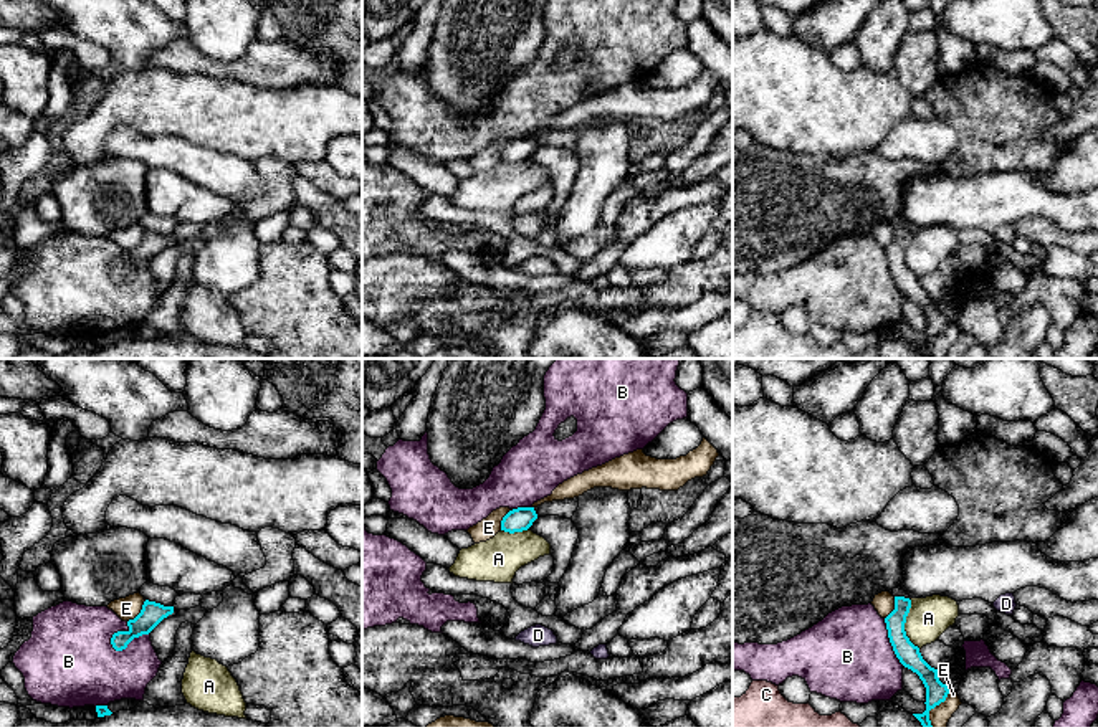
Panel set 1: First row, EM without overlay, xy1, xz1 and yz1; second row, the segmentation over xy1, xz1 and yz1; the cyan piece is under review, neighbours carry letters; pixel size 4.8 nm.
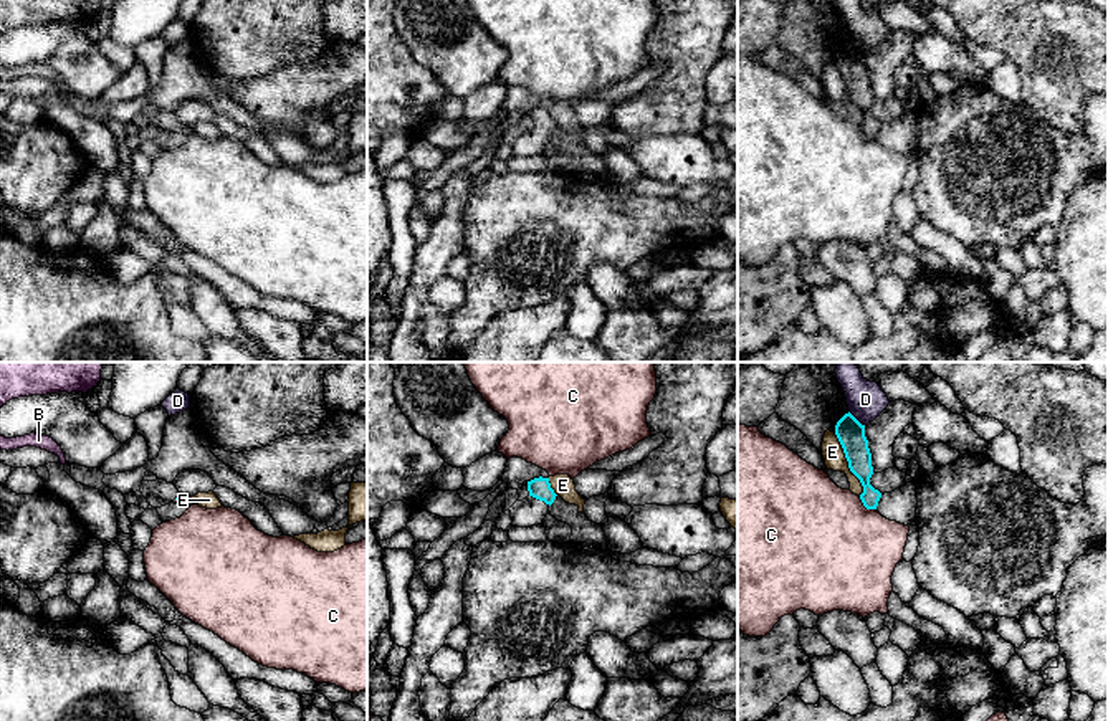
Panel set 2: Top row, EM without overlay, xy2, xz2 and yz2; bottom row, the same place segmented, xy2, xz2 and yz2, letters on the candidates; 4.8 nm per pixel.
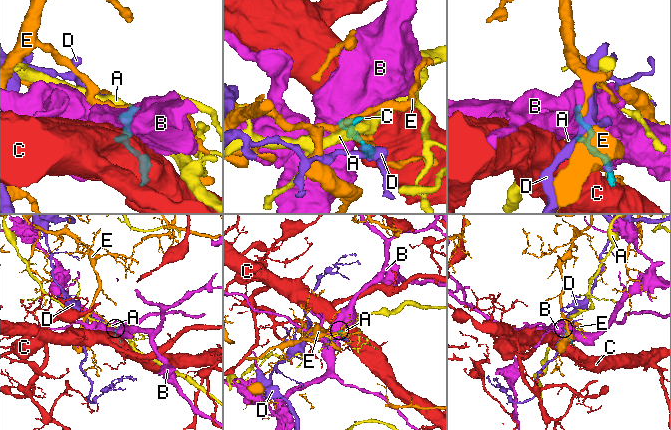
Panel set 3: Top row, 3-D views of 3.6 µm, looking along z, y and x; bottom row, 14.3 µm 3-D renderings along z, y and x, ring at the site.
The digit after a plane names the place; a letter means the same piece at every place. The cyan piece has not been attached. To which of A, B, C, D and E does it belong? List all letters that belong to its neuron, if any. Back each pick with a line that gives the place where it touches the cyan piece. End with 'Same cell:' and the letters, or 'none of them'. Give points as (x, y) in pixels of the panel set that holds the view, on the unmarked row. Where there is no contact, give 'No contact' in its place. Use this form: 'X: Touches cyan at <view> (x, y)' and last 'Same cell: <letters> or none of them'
Same cell: none of them

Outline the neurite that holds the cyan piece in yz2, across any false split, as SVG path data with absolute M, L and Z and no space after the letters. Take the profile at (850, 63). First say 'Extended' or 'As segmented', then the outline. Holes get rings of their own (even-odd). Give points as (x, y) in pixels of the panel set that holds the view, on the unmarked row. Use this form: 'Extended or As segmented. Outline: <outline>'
As segmented. Outline: M850 41L835 55L835 64L843 78L850 101L860 109L860 129L867 139L876 139L881 122L870 114L873 104L872 83L862 55Z

